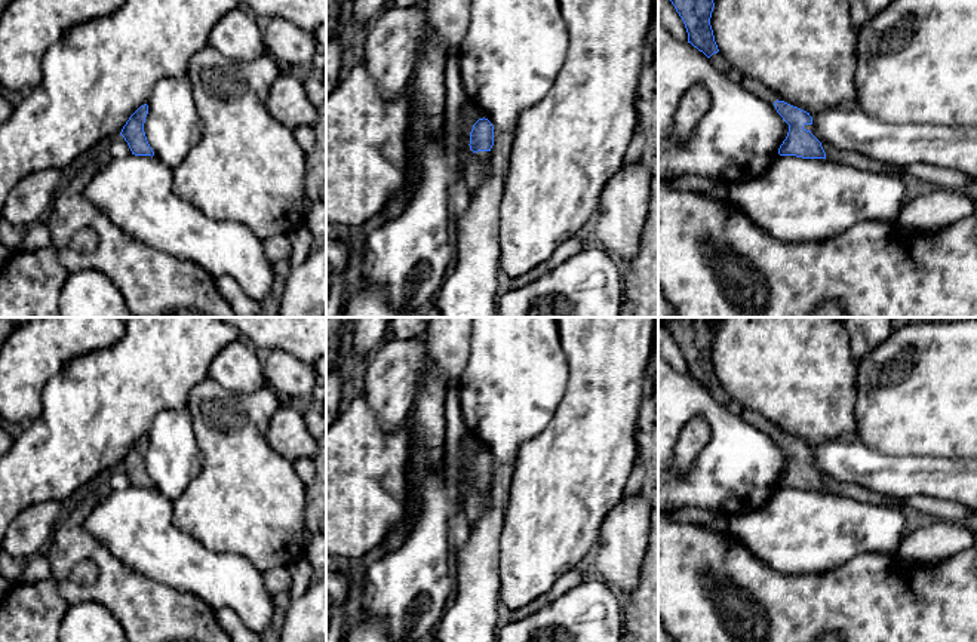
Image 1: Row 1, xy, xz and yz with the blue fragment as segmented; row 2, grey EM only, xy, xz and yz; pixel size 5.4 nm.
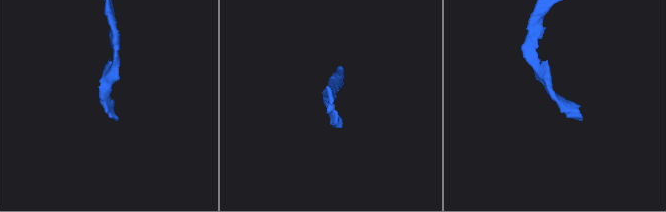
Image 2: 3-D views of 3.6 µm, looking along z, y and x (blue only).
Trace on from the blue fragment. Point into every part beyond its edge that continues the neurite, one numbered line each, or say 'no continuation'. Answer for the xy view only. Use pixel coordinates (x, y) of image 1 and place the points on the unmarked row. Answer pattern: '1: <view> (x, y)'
no continuation

